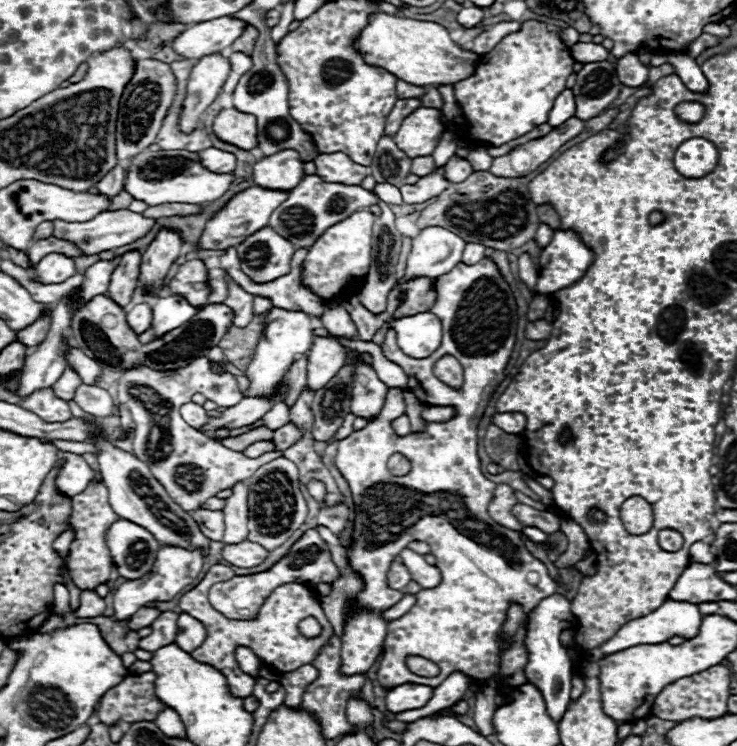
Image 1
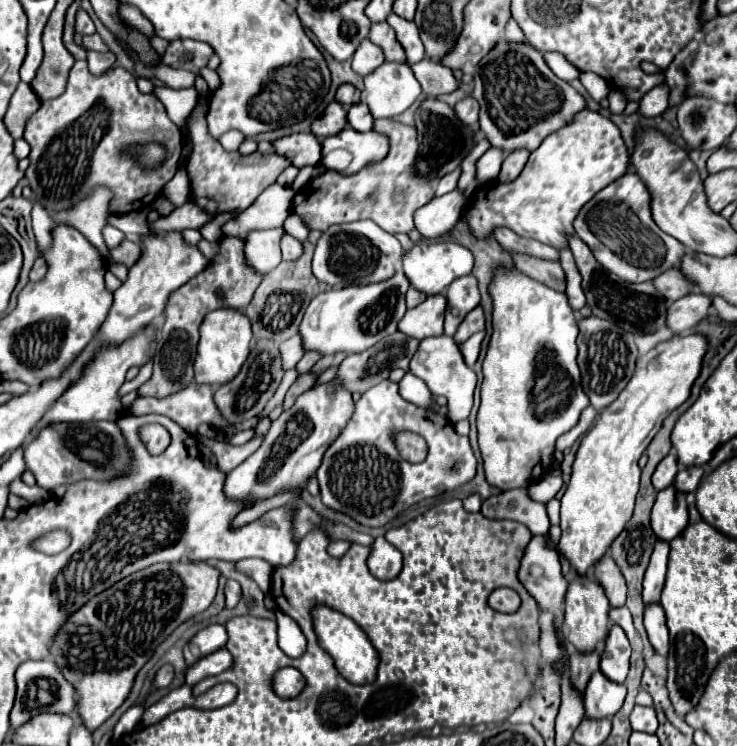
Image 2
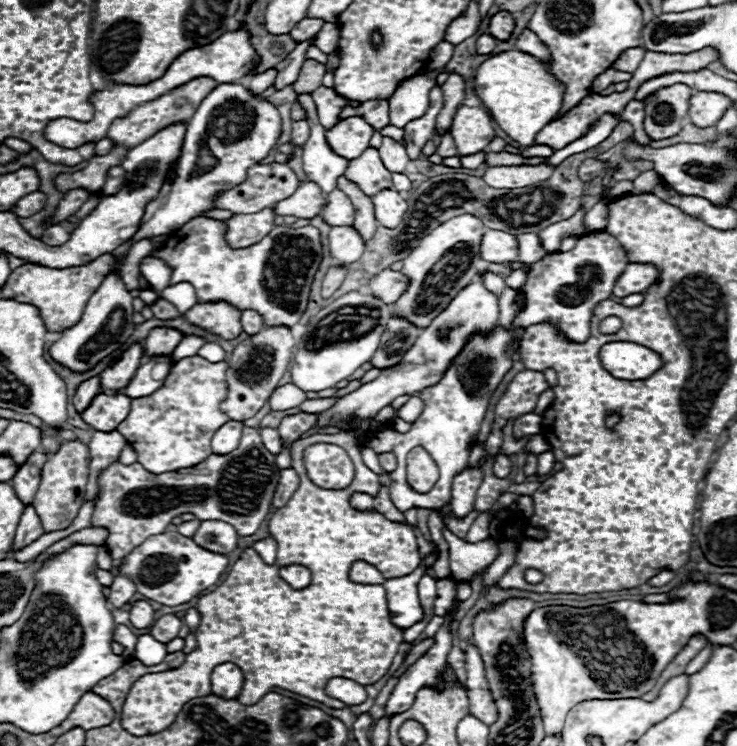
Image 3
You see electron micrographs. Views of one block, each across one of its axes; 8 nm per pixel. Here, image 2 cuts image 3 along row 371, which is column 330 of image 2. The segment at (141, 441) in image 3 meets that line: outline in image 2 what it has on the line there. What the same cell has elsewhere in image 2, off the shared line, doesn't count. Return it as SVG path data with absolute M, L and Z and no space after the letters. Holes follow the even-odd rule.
M386 118L386 120L376 120L374 130L388 134L390 138L390 152L388 158L384 158L384 162L368 166L368 170L362 170L352 178L344 178L344 174L326 170L320 178L310 180L296 194L292 212L300 214L312 230L326 232L332 224L372 220L390 234L400 234L400 232L408 234L414 228L412 220L414 212L432 200L434 196L432 186L428 186L424 178L416 178L416 168L414 168L414 160L418 154L416 128Z

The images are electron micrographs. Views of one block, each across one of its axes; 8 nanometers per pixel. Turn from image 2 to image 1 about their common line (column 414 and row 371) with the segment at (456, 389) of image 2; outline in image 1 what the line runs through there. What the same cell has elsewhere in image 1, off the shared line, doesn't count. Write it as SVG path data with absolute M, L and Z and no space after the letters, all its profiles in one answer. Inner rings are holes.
M362 360L354 366L354 380L352 380L352 414L354 416L378 416L384 400L386 400L388 386L376 376L372 364L364 364Z

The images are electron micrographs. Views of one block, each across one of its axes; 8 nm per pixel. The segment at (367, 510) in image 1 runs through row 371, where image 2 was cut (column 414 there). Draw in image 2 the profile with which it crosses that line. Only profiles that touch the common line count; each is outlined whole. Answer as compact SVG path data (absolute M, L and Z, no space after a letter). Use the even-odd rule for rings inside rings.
M384 380L360 396L354 416L328 448L316 478L320 482L322 502L328 508L348 514L362 526L380 528L420 500L468 484L476 476L476 466L478 460L468 436L460 436L448 418L438 412L404 400L398 394L398 384ZM392 430L420 434L430 448L428 458L420 464L402 460L390 438Z

